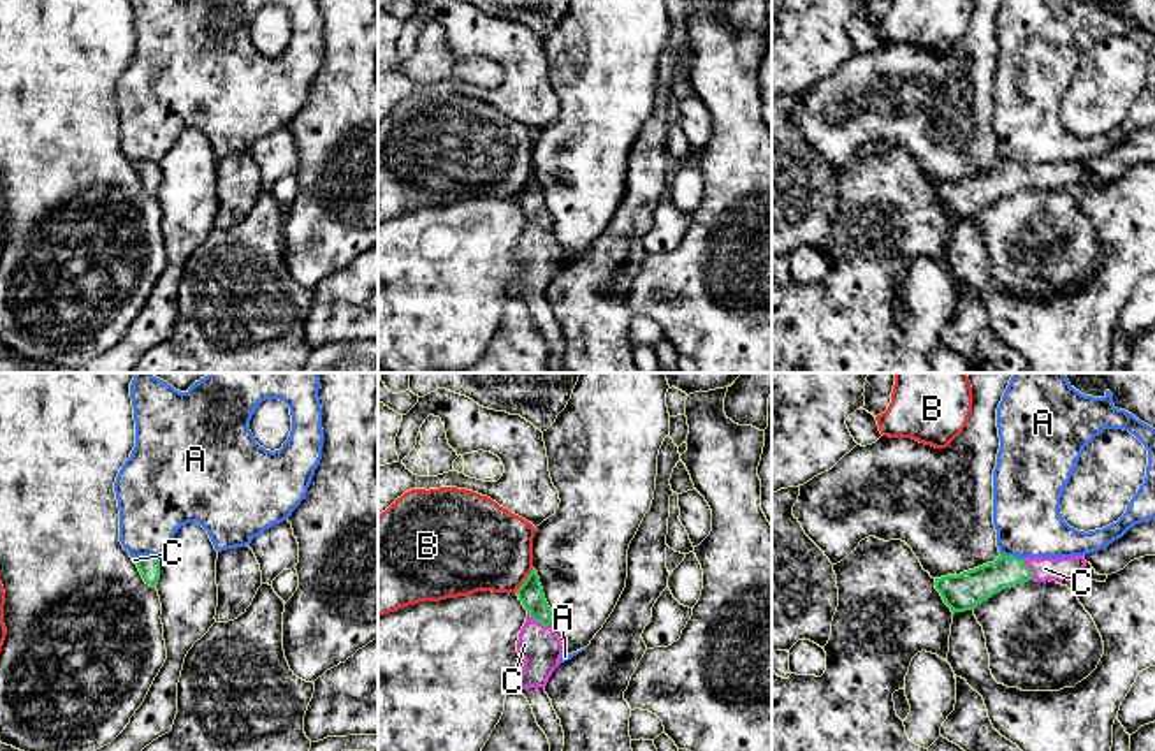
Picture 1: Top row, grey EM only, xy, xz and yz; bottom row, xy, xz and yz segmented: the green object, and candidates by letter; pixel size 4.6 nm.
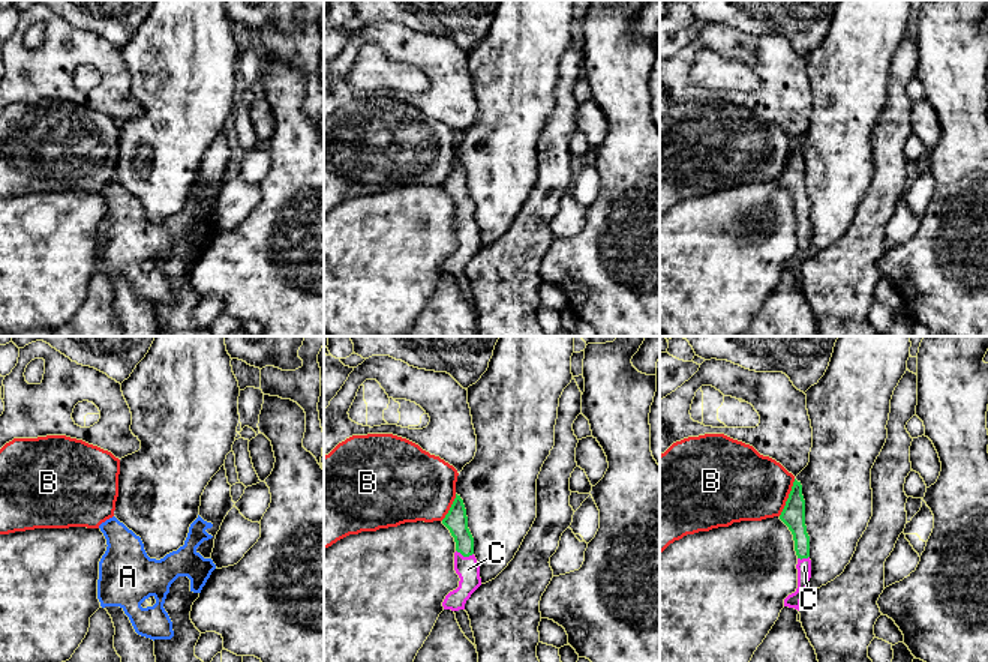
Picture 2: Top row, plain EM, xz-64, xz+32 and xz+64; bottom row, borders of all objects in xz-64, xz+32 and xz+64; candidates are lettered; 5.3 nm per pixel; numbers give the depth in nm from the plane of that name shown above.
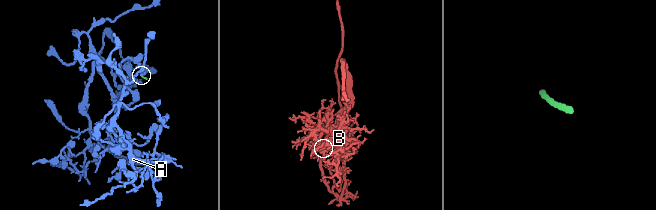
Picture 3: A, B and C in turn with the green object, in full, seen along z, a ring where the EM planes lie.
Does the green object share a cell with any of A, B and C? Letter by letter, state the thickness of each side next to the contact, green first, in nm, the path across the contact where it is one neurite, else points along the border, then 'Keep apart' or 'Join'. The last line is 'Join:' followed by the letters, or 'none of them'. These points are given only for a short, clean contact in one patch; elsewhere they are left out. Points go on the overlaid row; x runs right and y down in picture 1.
A: Thickness 160 nm (green) against 300 nm. Boundary: yz (1001, 553), (1022, 560). Keep apart
B: Thickness 110 nm (green) against 400 nm. Boundary: xz (533, 568), (515, 591). Keep apart
C: Thickness 110 nm (green) against 190 nm. Path across: xz (530, 593), (538, 609), (538, 621), (538, 644), (542, 649). Join
Join: C

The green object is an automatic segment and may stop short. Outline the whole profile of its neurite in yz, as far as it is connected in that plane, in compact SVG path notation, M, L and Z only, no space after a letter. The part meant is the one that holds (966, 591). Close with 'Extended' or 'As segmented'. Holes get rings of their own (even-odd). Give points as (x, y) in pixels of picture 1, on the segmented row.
M1155 519L1132 526L1122 538L1108 547L1072 558L1025 558L1000 554L993 563L977 566L960 575L935 579L935 589L951 612L974 610L977 605L1021 582L1058 582L1081 577L1090 563L1095 573L1111 575L1130 561L1155 556Z. Extended

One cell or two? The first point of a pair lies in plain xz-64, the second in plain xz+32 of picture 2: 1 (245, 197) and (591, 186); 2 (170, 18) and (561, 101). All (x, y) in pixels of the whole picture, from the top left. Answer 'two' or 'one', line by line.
1: two
2: two

